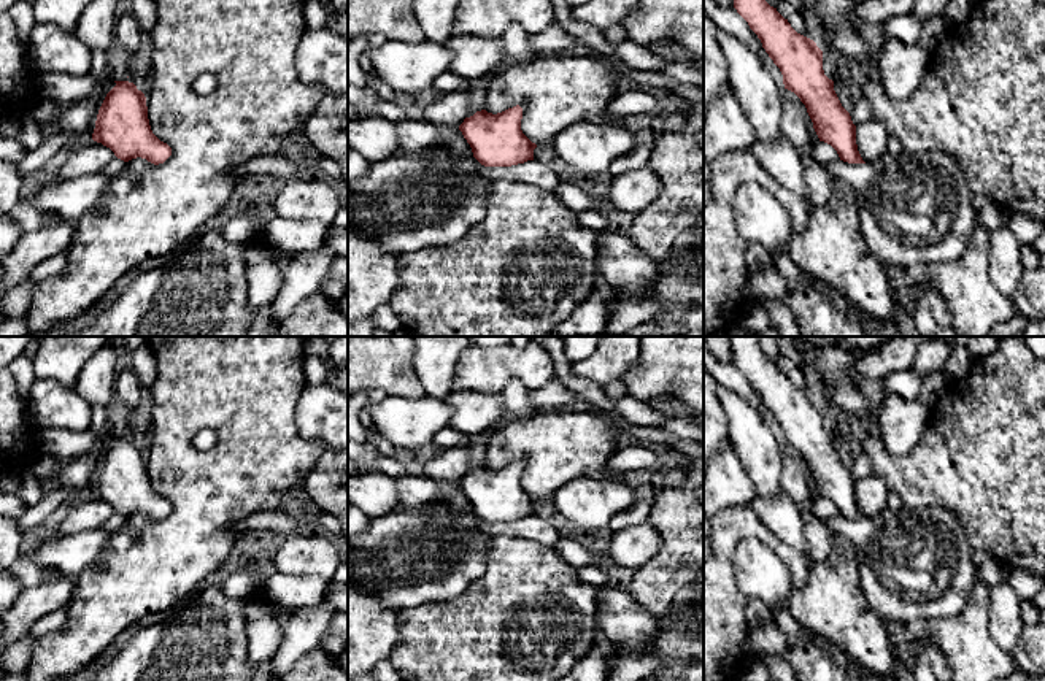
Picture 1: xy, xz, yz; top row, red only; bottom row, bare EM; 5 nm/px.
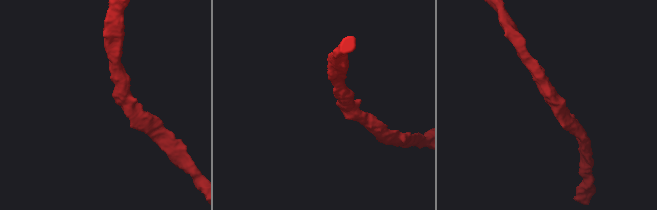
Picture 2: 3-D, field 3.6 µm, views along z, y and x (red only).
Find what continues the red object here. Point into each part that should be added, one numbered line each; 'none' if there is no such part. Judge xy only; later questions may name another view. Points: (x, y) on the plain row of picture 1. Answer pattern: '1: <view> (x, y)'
none

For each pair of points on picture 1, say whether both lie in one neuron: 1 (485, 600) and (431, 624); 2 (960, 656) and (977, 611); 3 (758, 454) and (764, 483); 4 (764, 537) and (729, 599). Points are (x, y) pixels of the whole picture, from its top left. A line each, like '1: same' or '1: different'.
1: same
2: same
3: same
4: same

